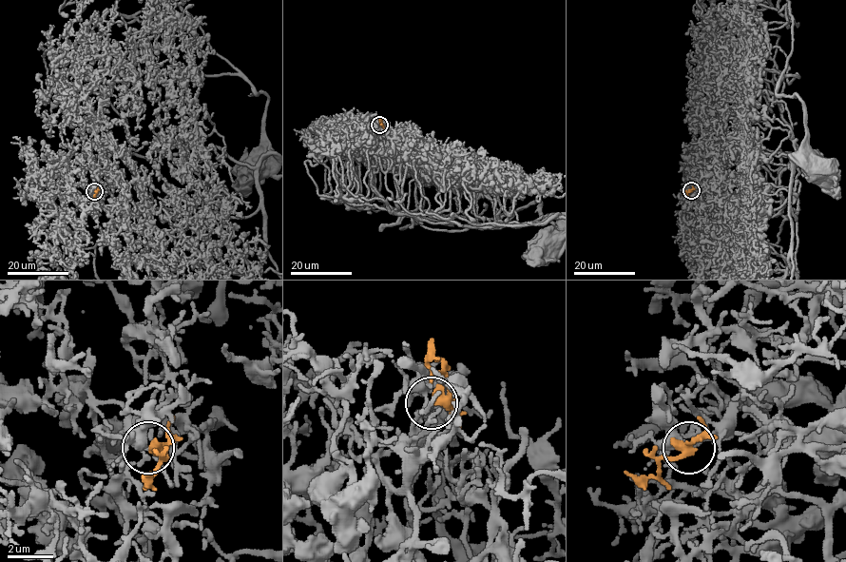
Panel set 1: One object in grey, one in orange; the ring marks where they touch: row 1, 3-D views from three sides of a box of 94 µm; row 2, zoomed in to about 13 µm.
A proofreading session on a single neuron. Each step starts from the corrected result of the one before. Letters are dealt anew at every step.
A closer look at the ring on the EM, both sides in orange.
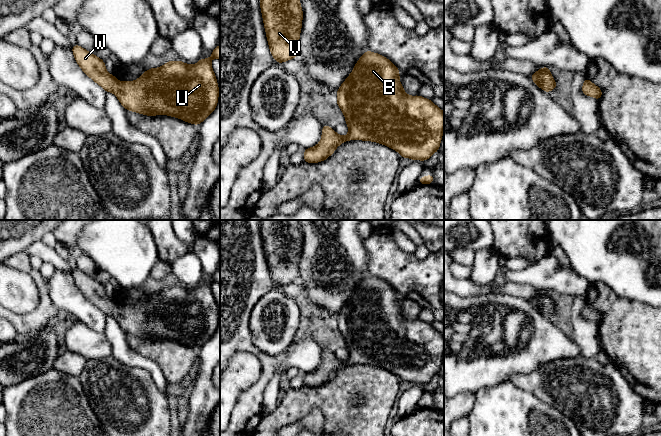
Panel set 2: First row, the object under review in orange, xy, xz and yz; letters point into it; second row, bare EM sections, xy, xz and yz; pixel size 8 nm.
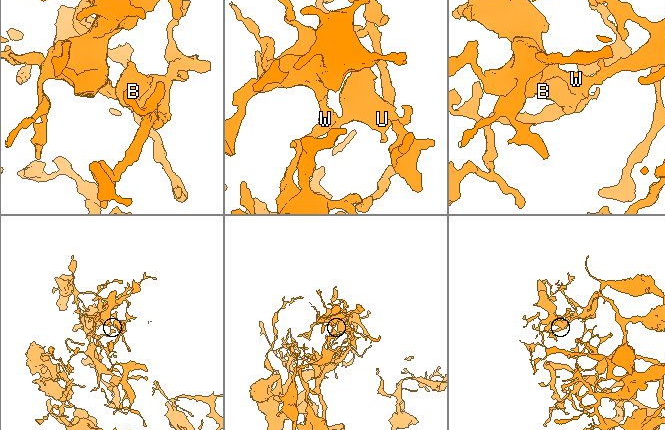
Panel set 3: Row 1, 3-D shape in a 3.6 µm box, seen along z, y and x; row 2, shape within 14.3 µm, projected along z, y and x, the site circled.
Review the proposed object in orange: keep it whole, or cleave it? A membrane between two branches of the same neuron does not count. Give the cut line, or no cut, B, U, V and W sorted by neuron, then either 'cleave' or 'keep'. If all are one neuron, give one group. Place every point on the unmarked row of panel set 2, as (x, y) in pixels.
no cut | B U V W | keep

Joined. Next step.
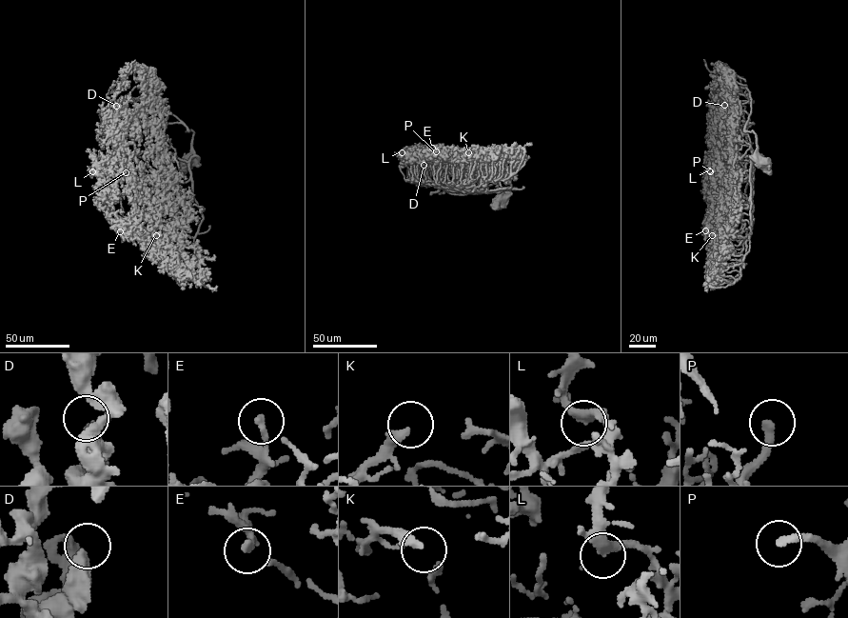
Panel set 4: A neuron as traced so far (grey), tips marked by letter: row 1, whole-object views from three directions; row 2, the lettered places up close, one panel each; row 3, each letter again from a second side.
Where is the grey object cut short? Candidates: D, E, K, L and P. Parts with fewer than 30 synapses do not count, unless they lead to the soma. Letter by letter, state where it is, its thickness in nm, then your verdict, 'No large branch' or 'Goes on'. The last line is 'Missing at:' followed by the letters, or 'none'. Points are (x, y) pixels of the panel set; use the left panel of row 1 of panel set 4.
D: Place: (116, 106). Thickness 440 nm. No large branch
E: Place: (120, 231). Thickness 160 nm. No large branch
K: Place: (156, 235). Thickness 280 nm. No large branch
L: Place: (92, 171). Thickness 240 nm. No large branch
P: Place: (126, 172). Thickness 240 nm. Goes on
Missing at: P

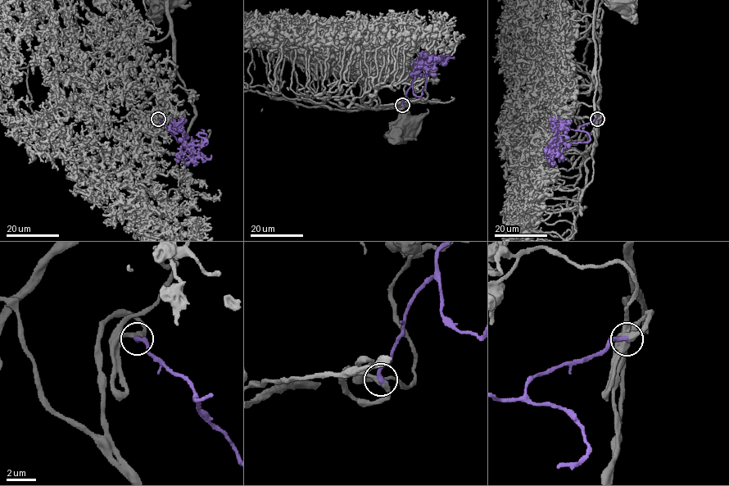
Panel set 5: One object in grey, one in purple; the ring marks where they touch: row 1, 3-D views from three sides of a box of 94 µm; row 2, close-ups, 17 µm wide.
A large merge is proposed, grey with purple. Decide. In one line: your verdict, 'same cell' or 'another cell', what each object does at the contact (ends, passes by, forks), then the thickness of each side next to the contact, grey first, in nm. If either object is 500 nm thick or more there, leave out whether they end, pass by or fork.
same cell; grey passes by; purple ends there; 320 nm thick on the grey side, 360 nm on the other

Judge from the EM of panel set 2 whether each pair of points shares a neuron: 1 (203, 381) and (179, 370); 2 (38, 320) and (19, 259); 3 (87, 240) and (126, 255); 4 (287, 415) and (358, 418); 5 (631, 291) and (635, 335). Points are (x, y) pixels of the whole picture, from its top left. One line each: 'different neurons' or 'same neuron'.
1: different neurons
2: same neuron
3: same neuron
4: same neuron
5: different neurons

